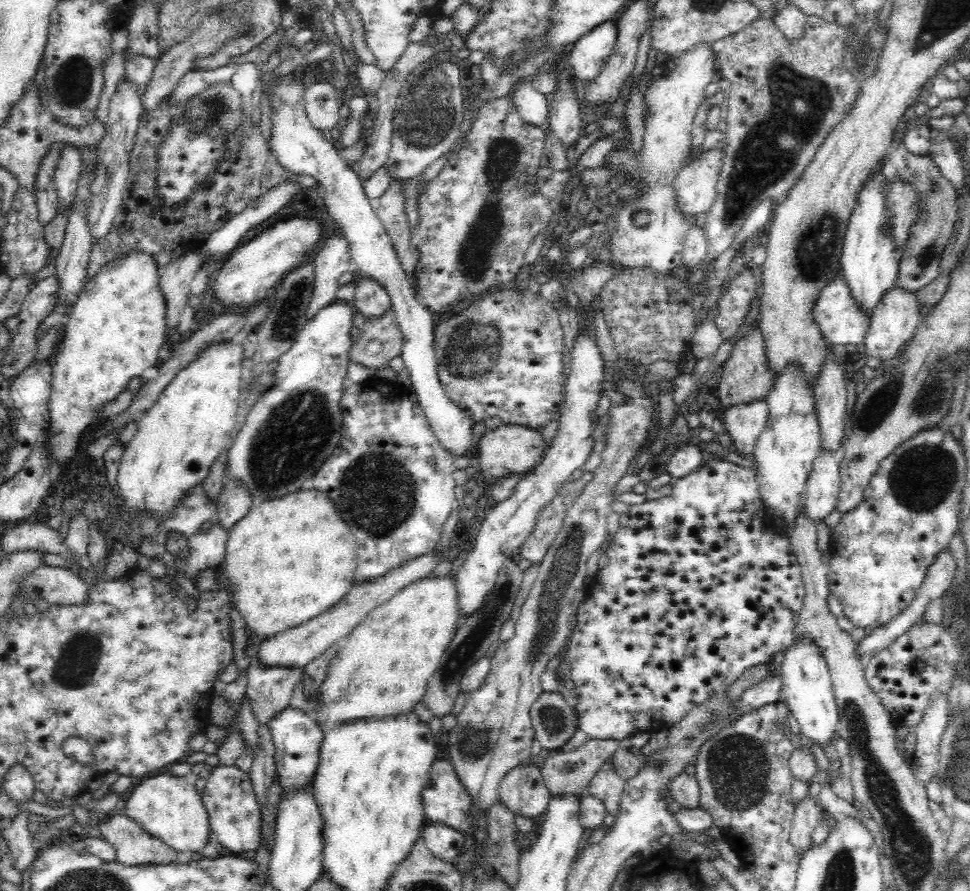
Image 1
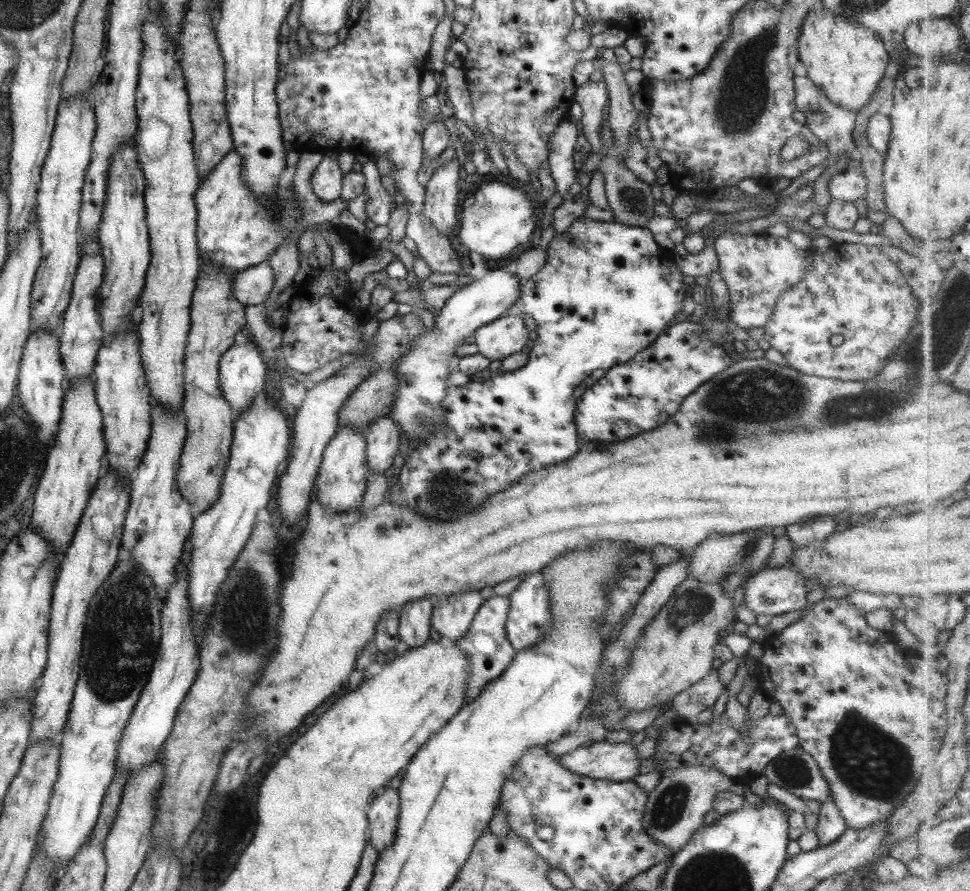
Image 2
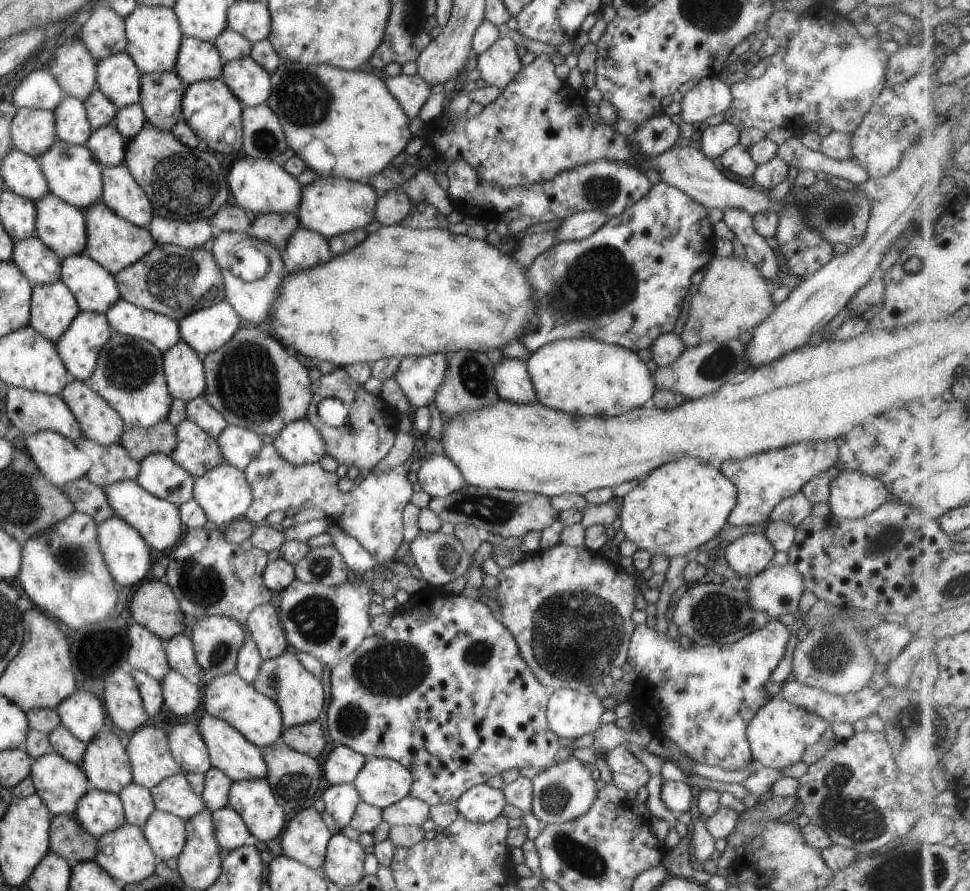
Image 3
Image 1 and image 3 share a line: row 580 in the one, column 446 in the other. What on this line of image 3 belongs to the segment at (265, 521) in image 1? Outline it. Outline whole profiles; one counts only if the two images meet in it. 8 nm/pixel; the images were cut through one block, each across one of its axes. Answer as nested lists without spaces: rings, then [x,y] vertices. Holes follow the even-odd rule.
[[[381,225],[376,232],[367,233],[361,244],[351,248],[349,252],[333,256],[325,264],[313,266],[309,270],[286,275],[281,280],[277,300],[271,304],[271,328],[273,328],[275,338],[278,337],[278,342],[283,346],[289,346],[307,358],[327,361],[335,367],[343,368],[358,362],[372,364],[385,357],[401,360],[406,356],[421,357],[437,353],[448,355],[456,350],[487,354],[487,350],[501,350],[501,347],[505,344],[509,346],[509,342],[513,342],[513,340],[520,342],[521,336],[525,336],[531,328],[531,320],[535,316],[535,306],[533,306],[533,288],[529,288],[529,280],[525,274],[527,274],[526,269],[511,254],[501,253],[489,241],[474,240],[462,234],[452,234],[446,228],[411,229],[400,225]]]

